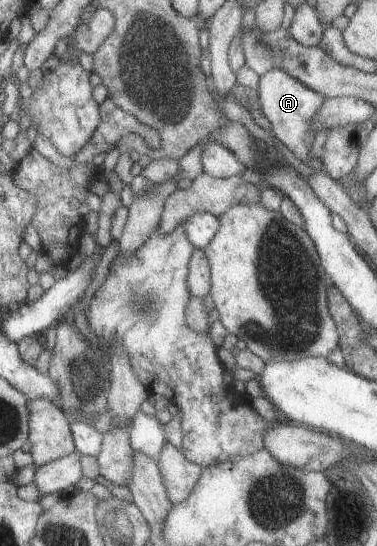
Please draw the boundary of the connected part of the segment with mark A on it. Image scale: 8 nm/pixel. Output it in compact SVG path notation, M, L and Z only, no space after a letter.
M275 69L259 76L256 101L260 113L271 126L271 137L280 141L297 160L310 161L313 158L310 154L310 147L316 134L310 129L310 123L312 123L312 117L317 115L325 98L320 93L307 89L296 79L288 77L284 71Z

